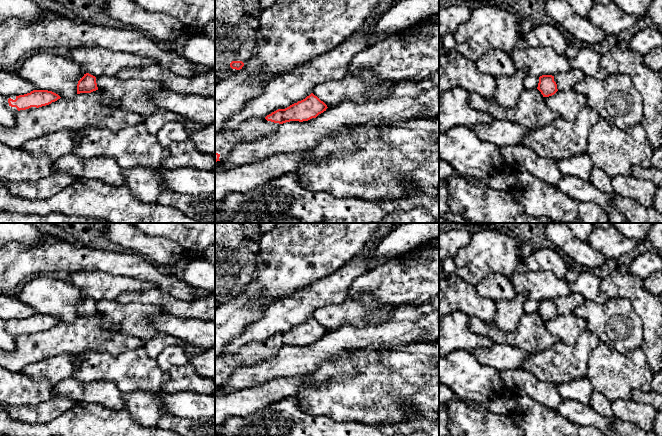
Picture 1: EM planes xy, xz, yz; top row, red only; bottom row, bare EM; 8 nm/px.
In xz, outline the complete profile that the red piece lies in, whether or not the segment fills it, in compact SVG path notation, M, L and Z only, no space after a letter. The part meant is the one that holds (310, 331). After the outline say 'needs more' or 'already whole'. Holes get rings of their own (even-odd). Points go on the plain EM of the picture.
M311 317L305 323L278 333L265 342L253 342L243 346L233 355L215 357L215 386L224 383L240 366L252 366L274 357L281 348L290 345L308 345L327 333L327 329Z | needs more

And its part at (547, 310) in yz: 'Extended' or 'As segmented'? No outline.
As segmented

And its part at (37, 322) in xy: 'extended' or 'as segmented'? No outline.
extended

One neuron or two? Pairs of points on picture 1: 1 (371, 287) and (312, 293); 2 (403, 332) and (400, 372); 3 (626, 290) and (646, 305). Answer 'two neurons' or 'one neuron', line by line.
1: two neurons
2: two neurons
3: one neuron

